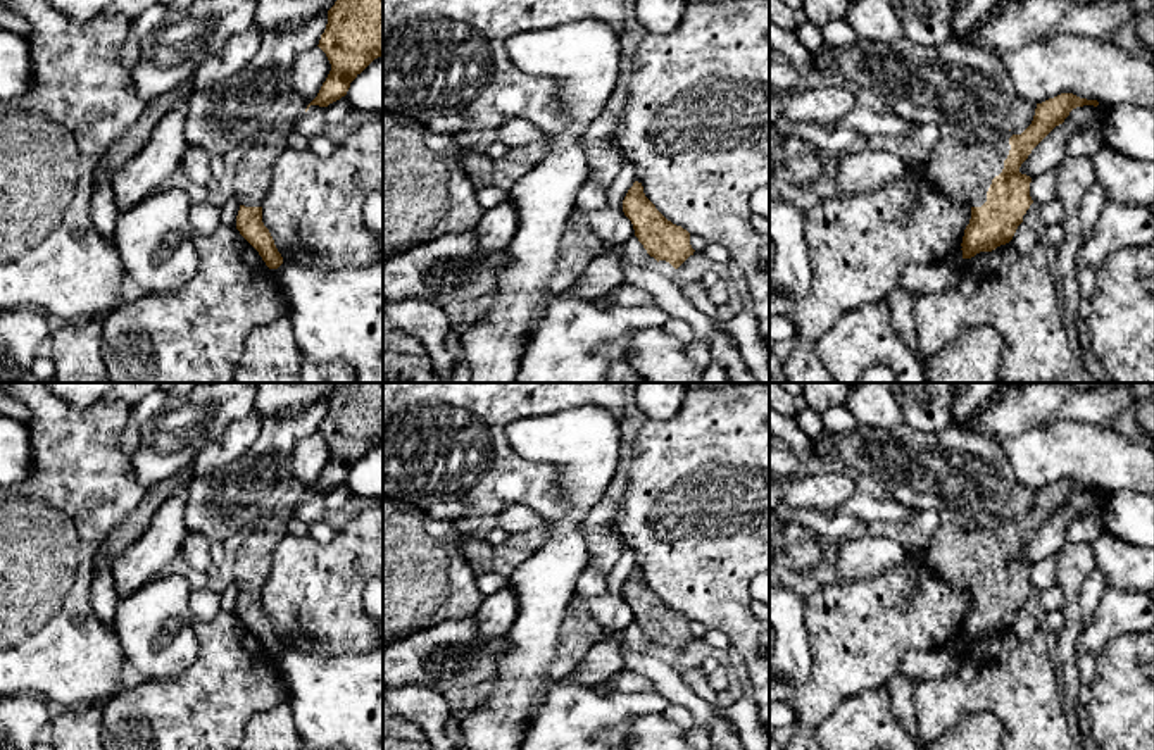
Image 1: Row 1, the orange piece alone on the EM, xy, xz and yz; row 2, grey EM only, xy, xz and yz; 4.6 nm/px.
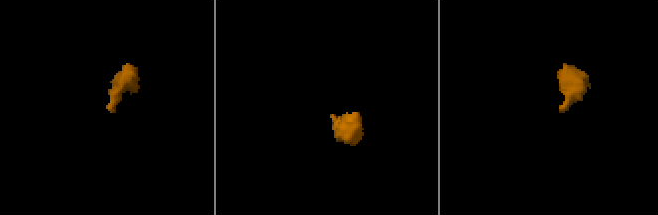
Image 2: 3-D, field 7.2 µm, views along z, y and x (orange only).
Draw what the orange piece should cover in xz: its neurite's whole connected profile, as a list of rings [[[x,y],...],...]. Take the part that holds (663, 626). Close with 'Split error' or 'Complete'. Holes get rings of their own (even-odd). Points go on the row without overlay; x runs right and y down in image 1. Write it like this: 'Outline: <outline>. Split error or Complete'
Outline: [[[635,567],[623,586],[623,598],[631,607],[635,622],[657,648],[666,647],[678,655],[693,634],[690,619],[668,607],[645,583],[642,569]]]. Complete

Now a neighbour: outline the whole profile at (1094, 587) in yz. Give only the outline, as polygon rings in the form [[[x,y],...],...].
[[[1097,569],[1083,581],[1083,586],[1078,593],[1078,610],[1083,628],[1092,622],[1095,610],[1107,590],[1109,584]]]

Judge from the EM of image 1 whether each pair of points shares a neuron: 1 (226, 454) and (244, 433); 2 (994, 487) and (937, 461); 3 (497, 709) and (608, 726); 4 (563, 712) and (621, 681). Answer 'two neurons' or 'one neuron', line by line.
1: one neuron
2: one neuron
3: two neurons
4: two neurons

